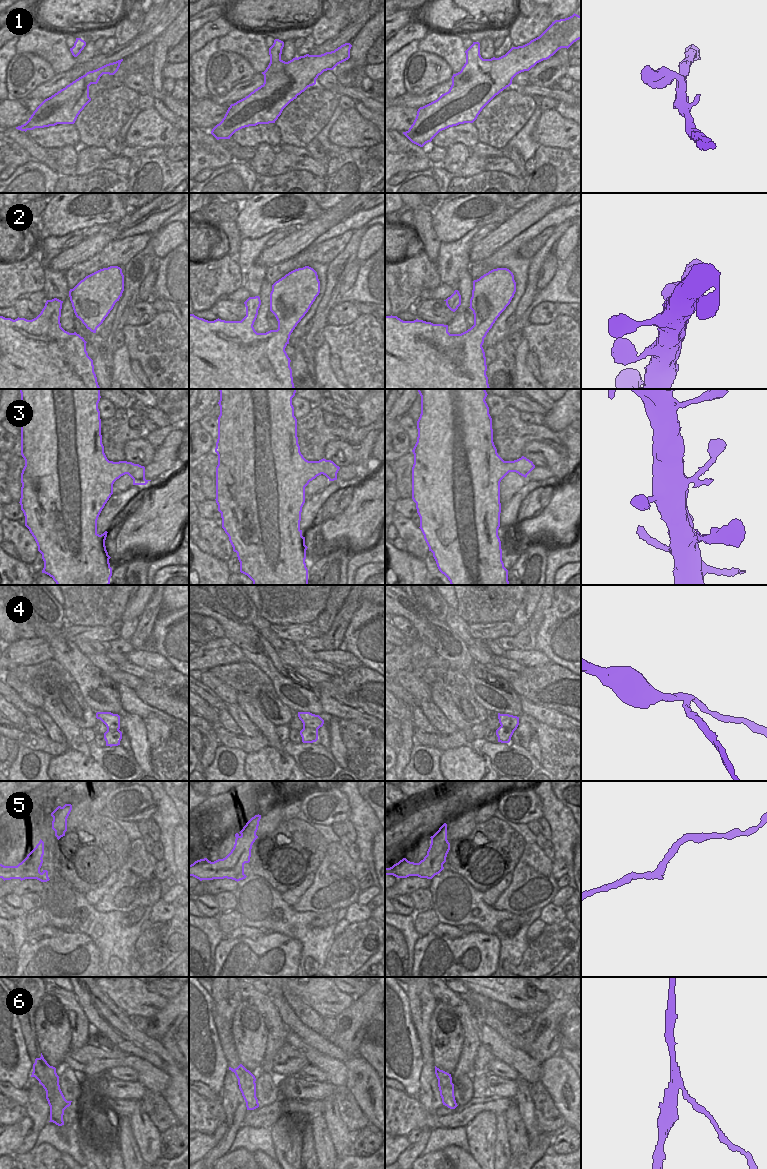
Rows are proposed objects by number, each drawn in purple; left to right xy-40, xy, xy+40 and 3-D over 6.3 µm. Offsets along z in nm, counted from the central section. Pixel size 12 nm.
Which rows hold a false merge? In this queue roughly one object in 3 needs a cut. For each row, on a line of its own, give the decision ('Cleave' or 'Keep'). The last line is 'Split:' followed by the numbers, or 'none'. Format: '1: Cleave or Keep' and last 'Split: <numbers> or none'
1: Keep
2: Keep
3: Keep
4: Cleave
5: Keep
6: Cleave
Split: 4, 6

